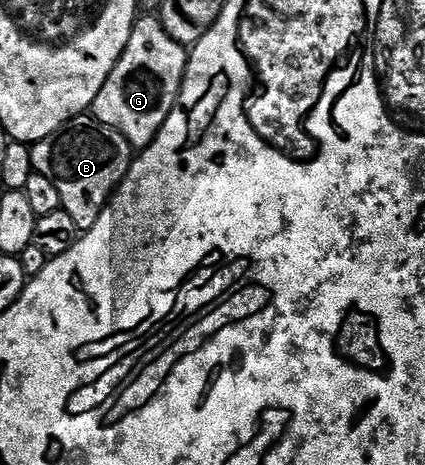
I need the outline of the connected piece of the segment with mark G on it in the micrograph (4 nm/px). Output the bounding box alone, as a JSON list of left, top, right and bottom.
[93,17,187,147]

